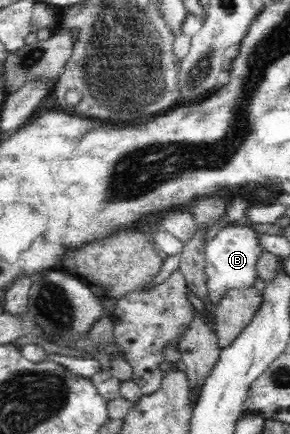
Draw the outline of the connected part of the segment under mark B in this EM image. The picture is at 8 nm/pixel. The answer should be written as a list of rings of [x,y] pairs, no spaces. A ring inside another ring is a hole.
[[[228,225],[218,231],[216,236],[205,244],[205,278],[207,281],[208,299],[217,304],[232,289],[254,287],[258,275],[258,260],[264,254],[262,238],[264,234],[250,225]]]

